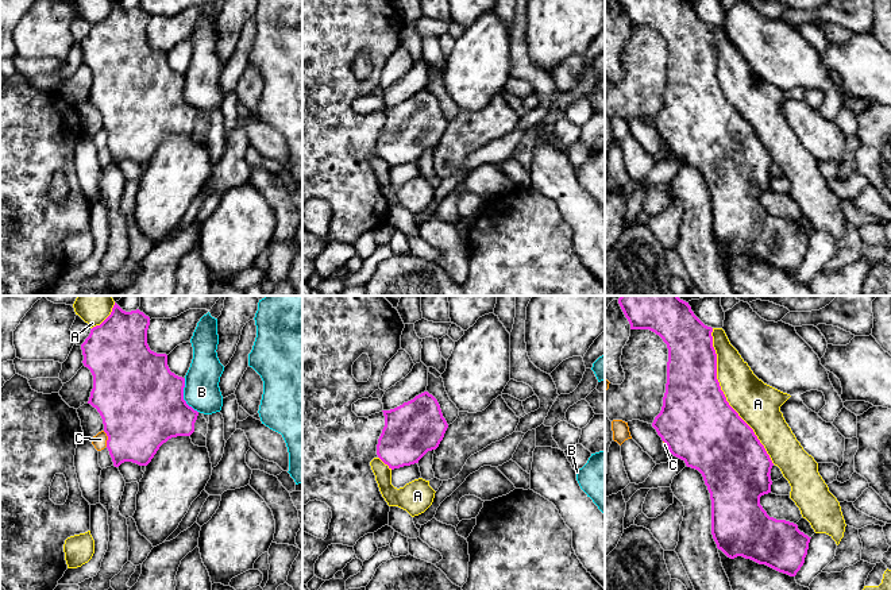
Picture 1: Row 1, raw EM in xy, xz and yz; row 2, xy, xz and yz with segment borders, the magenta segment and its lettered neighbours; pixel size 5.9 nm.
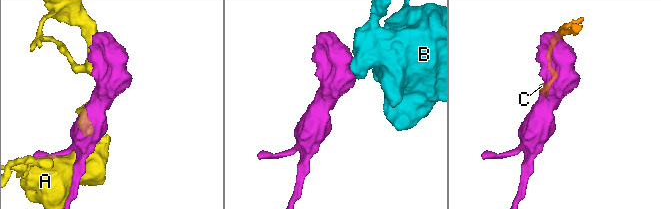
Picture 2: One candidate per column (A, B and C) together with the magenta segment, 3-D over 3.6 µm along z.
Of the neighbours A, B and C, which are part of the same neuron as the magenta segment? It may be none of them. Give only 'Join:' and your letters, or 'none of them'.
Join: none of them

